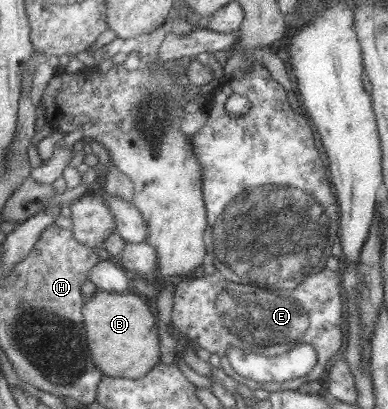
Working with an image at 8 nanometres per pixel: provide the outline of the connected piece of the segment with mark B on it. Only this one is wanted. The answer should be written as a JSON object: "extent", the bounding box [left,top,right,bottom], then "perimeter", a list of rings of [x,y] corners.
{"extent":[84,290,161,380],"perimeter":[[[99,290],[86,302],[84,314],[95,362],[106,376],[137,380],[157,367],[161,351],[155,315],[149,311],[139,293],[134,290],[127,293]]]}

